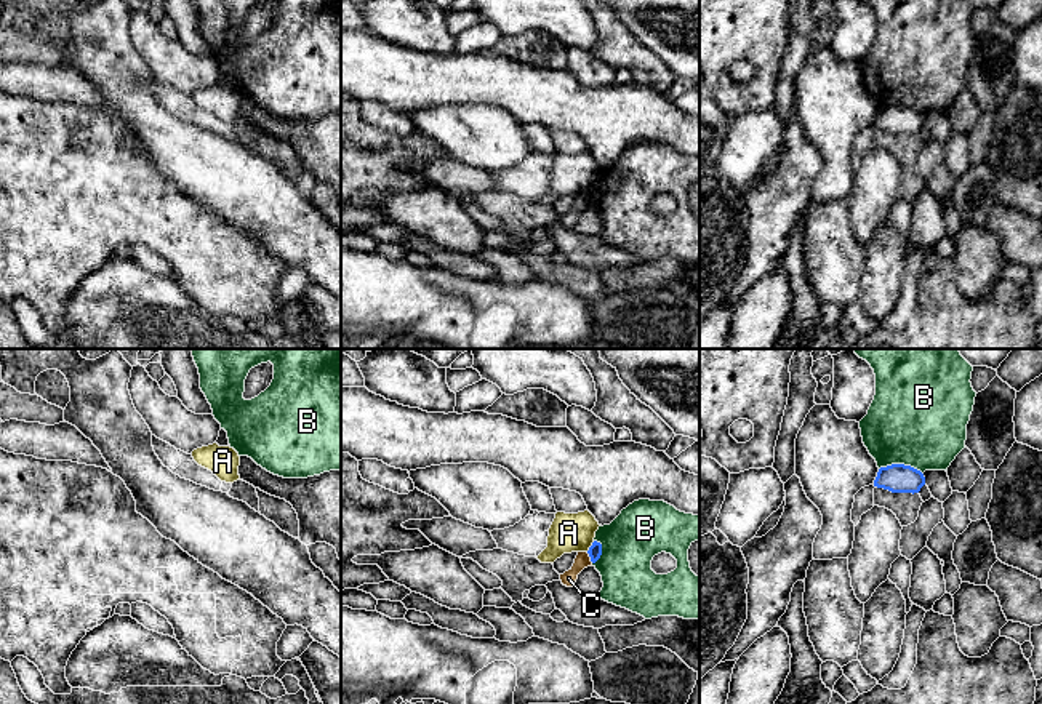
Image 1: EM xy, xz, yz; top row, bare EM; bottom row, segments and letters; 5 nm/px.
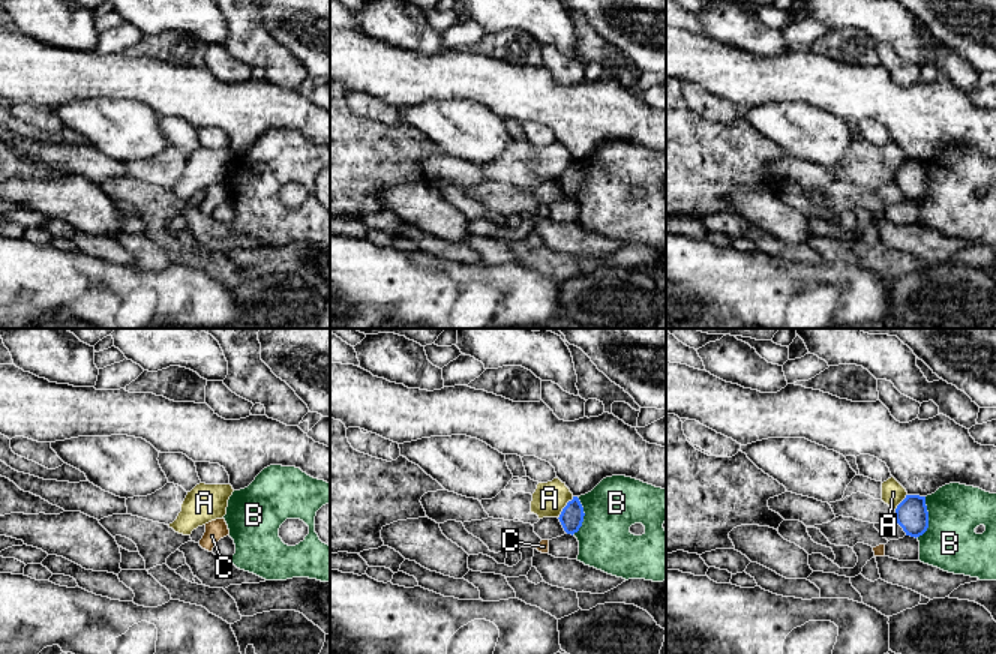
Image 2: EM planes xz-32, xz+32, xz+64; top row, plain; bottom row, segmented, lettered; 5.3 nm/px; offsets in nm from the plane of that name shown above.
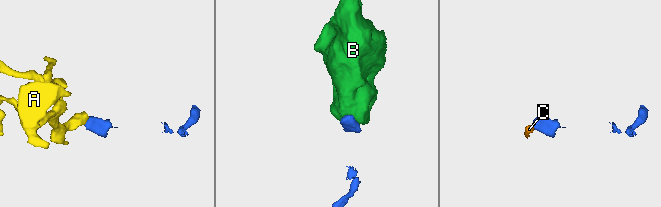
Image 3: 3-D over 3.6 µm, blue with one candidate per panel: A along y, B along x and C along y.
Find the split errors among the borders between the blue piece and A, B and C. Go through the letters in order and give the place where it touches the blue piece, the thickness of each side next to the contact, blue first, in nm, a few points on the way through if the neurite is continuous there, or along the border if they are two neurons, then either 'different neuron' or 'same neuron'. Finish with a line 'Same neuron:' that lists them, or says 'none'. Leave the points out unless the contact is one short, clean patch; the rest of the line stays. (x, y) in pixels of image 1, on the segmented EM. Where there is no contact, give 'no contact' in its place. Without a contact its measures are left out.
A: xz (591, 546) | 70/190 nm | along xz (594, 541), (586, 551) | different neuron
B: yz (901, 464) | 140/480 nm | along yz (879, 468), (903, 464), (913, 466), (922, 474) | different neuron
C: xz (589, 556) | 70/80 nm | along xz (586, 552), (593, 562) | different neuron
Same neuron: none

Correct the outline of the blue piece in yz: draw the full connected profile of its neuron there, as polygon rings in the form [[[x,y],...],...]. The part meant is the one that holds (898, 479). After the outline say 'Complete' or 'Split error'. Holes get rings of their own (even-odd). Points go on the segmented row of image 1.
[[[892,464],[880,467],[874,480],[874,486],[888,490],[892,493],[919,493],[925,485],[925,477],[920,470],[904,466]]]. Complete

